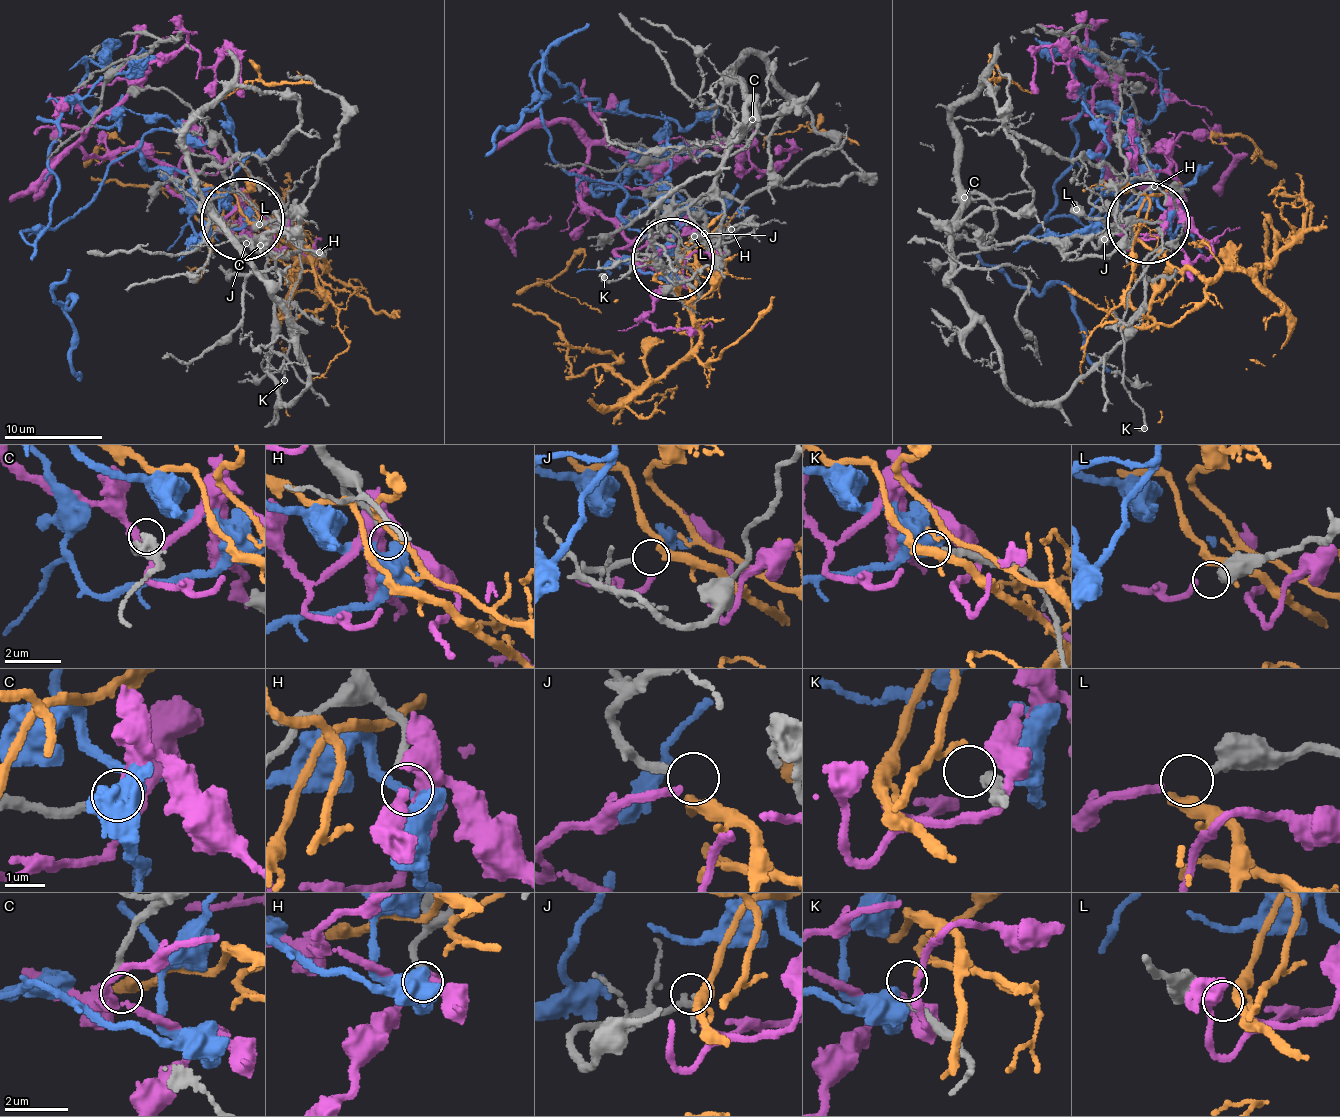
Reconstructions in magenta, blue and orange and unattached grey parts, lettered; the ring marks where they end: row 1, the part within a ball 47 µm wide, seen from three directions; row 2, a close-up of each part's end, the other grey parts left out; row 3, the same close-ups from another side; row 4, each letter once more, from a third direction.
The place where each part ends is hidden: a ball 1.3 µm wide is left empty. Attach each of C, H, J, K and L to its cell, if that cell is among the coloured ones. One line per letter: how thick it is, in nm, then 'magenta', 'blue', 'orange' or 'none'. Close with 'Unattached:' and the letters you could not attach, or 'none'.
C: 220 nm | none
H: 160 nm | none
J: 150 nm | orange
K: 320 nm | none
L: 480 nm | magenta
Unattached: C, H, K

